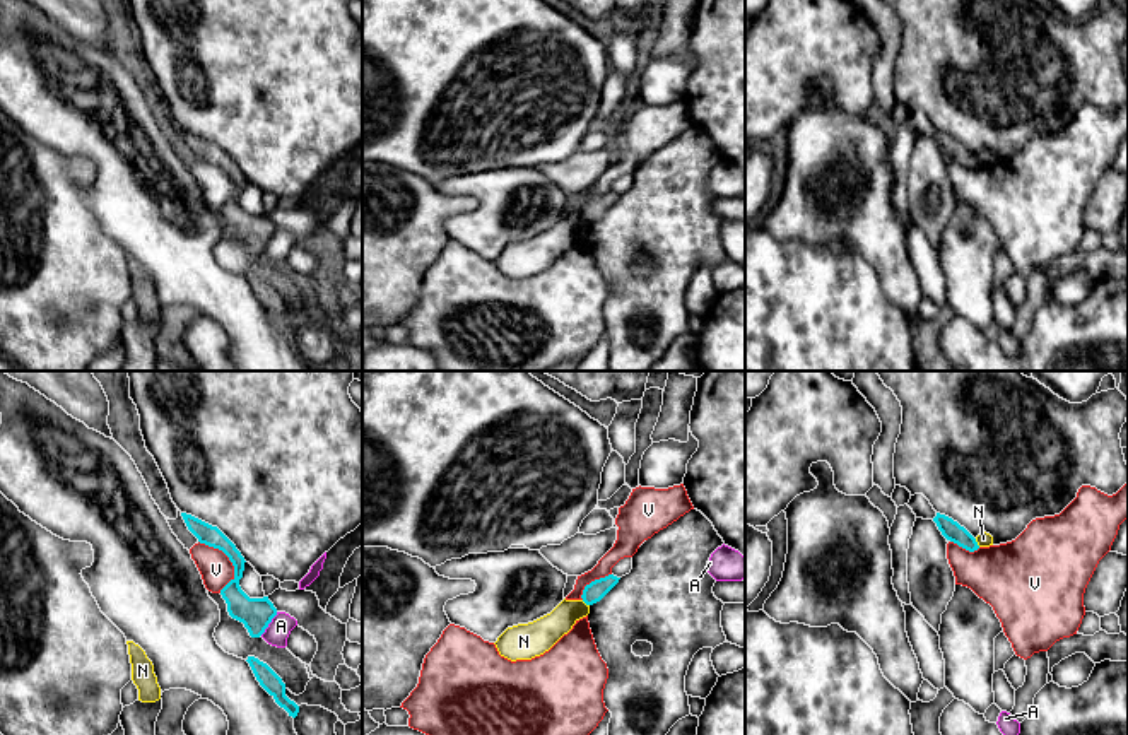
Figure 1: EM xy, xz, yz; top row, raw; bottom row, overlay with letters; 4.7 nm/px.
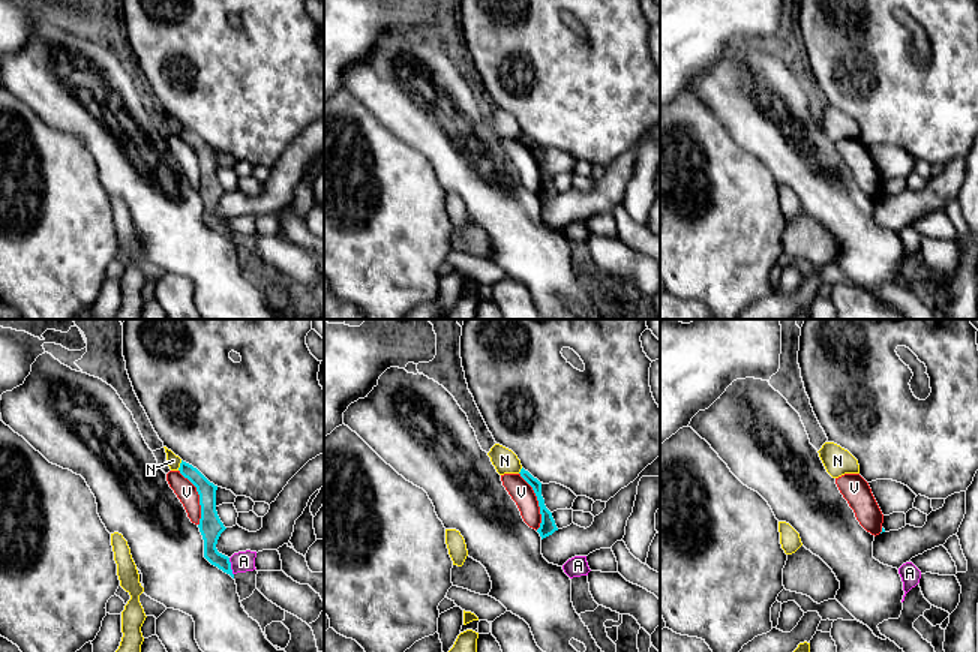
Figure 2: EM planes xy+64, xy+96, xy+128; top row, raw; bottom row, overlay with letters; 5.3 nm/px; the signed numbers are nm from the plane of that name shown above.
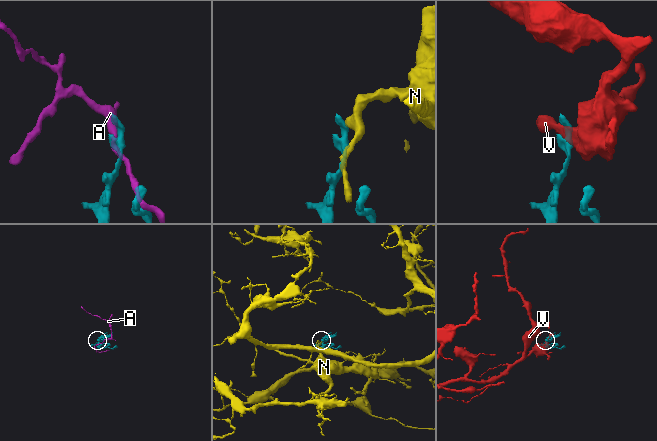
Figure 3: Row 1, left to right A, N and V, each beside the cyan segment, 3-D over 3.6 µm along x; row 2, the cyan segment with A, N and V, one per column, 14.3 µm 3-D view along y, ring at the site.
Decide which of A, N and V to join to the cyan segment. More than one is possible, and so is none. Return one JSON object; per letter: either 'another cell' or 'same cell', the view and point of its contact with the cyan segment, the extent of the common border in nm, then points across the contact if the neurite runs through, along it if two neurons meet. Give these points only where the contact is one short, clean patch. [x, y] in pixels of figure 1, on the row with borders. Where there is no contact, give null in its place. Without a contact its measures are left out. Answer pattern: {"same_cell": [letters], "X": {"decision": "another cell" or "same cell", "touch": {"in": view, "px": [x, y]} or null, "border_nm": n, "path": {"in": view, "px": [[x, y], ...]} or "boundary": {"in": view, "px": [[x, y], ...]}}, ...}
{"same_cell": [], "A": {"decision": "another cell", "touch": {"in": "xy", "px": [269, 623]}, "border_nm": 140}, "N": {"decision": "another cell", "touch": {"in": "yz", "px": [976, 542]}, "border_nm": 50, "boundary": {"in": "yz", "px": [[975, 539], [980, 546]]}}, "V": {"decision": "another cell", "touch": {"in": "xy", "px": [229, 559]}, "border_nm": 260, "boundary": {"in": "xy", "px": [[199, 540], [217, 547], [233, 566], [233, 578], [221, 592]]}}}

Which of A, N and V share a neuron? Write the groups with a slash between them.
A / N / V

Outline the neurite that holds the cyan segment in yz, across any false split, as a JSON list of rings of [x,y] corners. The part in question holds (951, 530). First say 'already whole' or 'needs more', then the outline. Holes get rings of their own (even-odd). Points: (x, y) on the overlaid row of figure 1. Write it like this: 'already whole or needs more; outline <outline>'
already whole; outline [[[937,513],[933,521],[937,523],[938,530],[942,532],[942,535],[947,540],[957,544],[959,547],[962,547],[969,552],[974,552],[979,549],[976,538],[964,526],[961,526],[957,521],[954,521],[952,518]]]

